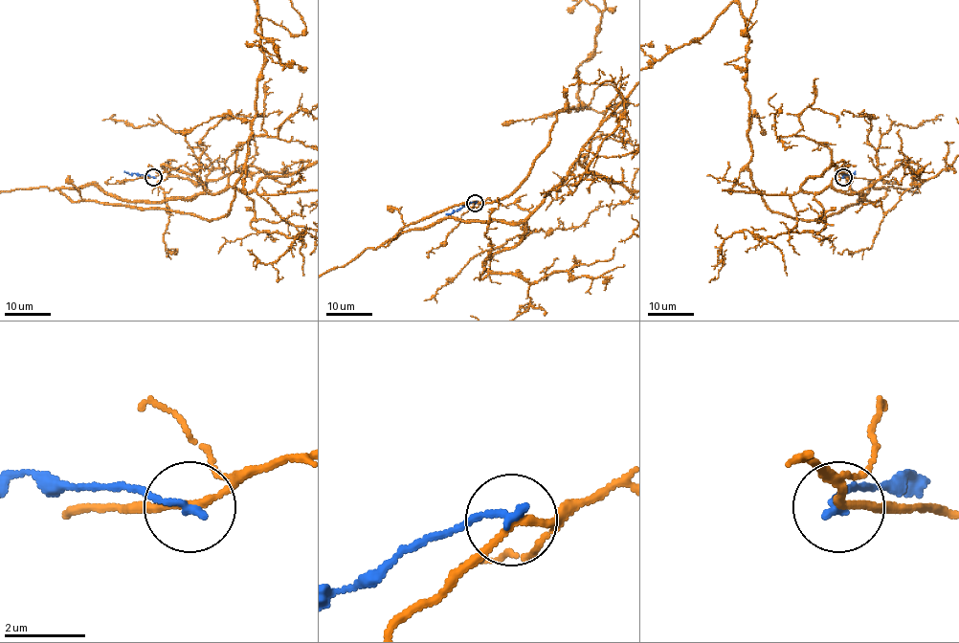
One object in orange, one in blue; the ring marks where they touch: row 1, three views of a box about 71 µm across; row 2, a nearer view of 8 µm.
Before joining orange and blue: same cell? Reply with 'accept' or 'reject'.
reject

